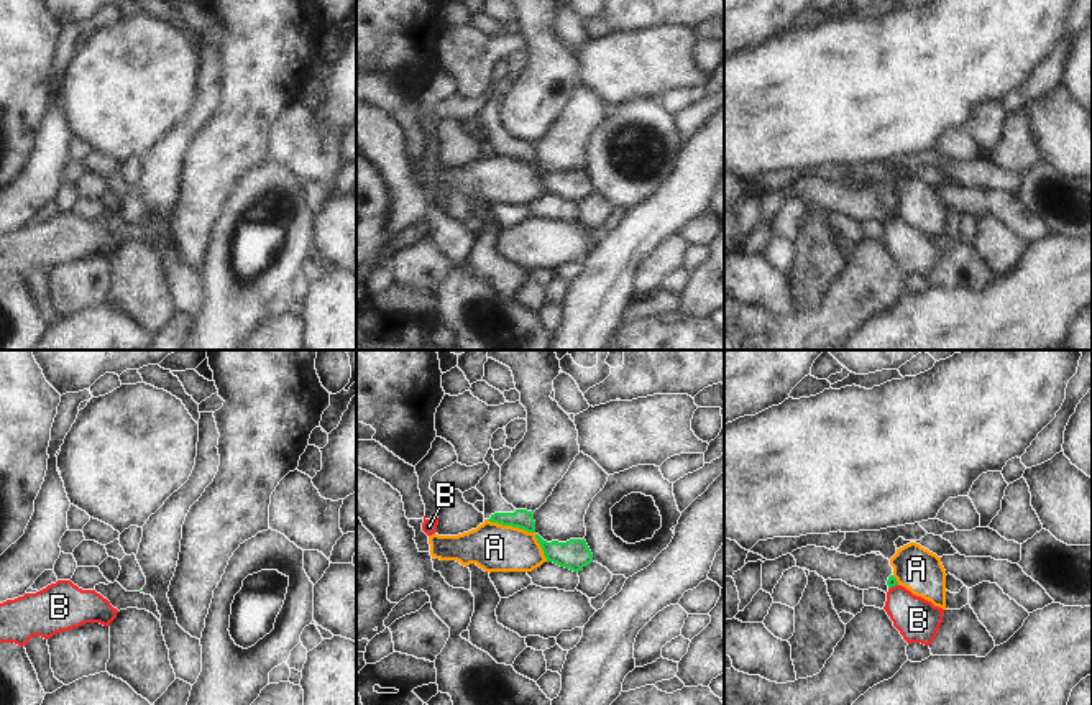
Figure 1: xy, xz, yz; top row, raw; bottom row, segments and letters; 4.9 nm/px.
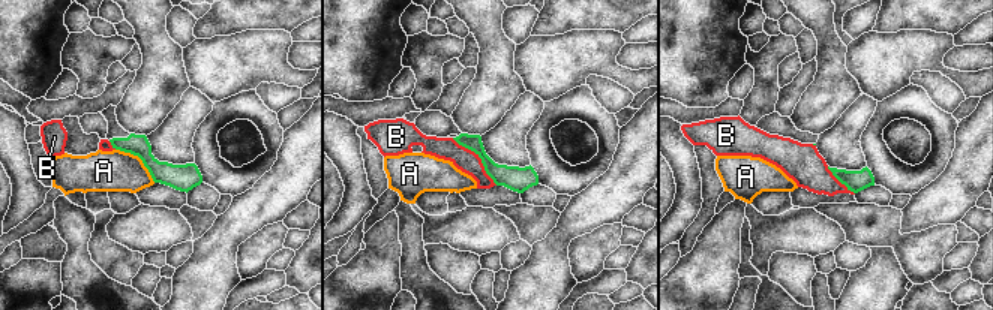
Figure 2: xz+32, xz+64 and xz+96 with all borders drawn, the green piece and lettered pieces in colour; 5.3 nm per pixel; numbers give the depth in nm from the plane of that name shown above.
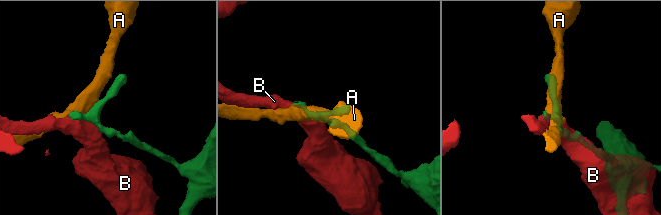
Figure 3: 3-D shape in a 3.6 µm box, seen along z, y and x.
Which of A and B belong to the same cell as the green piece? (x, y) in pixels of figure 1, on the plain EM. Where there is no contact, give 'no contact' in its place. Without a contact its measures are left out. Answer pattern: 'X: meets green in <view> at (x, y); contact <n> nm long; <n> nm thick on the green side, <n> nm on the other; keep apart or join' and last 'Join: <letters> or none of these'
A: meets green in xz at (524, 161); contact 360 nm long; 100 nm thick on the green side, 240 nm on the other; keep apart
B: meets green in yz at (892, 217); contact 50 nm long; 50 nm thick on the green side, 220 nm on the other; keep apart
Join: none of these

